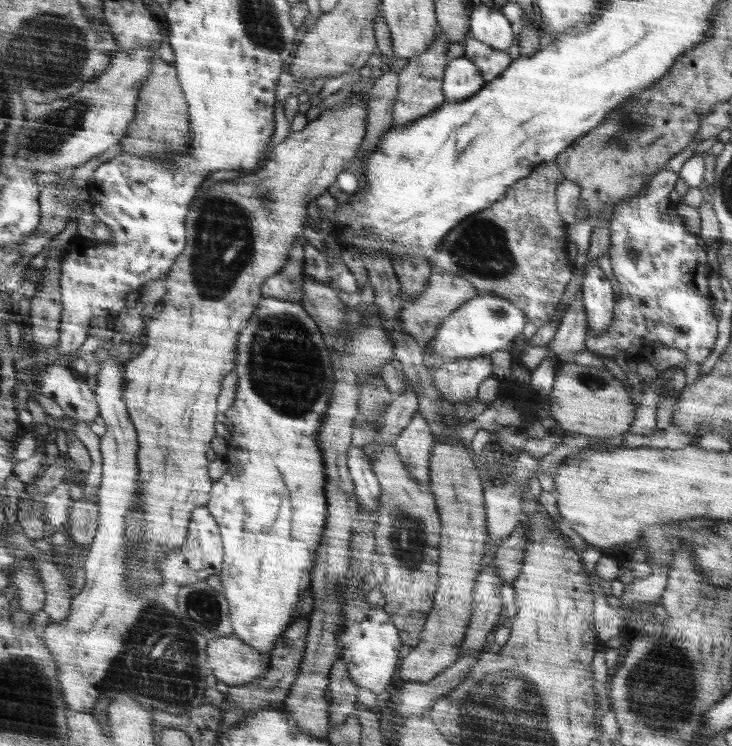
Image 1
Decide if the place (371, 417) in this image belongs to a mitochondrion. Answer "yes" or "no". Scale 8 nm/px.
no

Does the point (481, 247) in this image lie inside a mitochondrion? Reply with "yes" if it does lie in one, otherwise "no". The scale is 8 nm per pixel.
yes

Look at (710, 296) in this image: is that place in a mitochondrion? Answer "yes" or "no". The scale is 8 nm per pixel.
no

